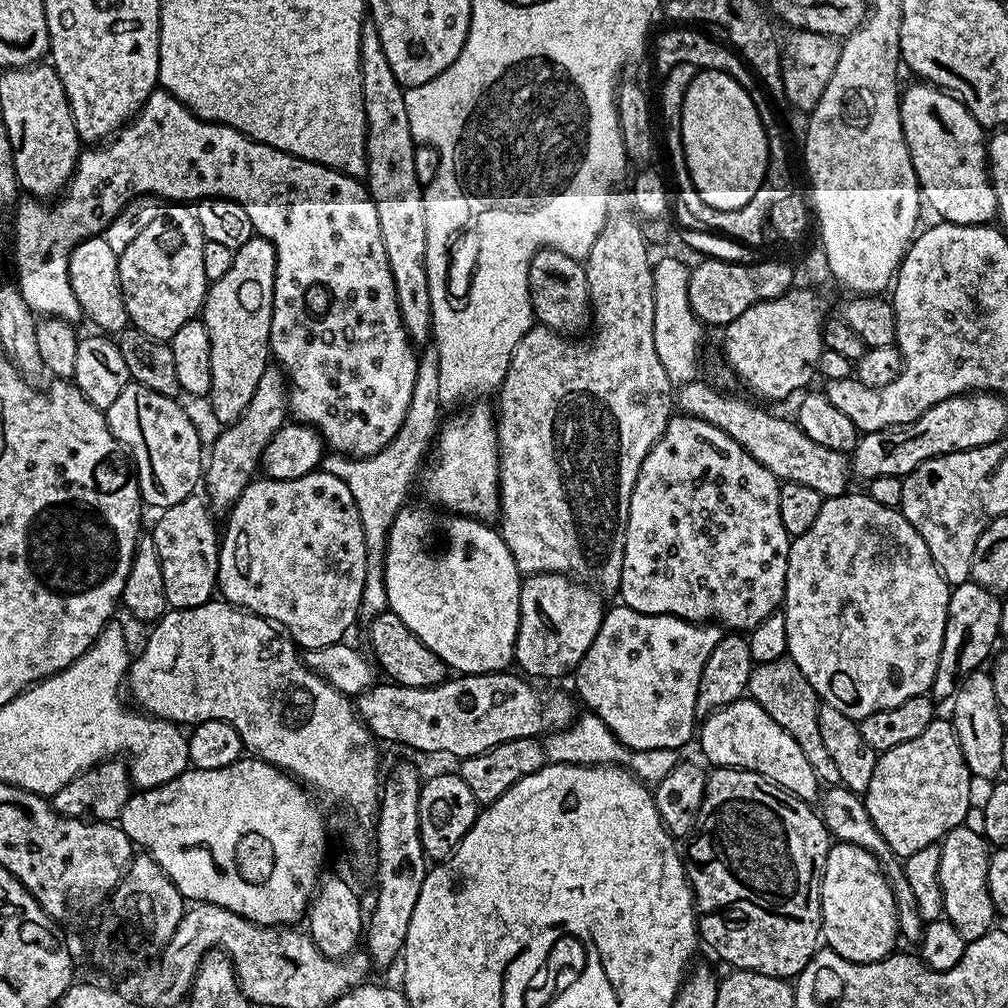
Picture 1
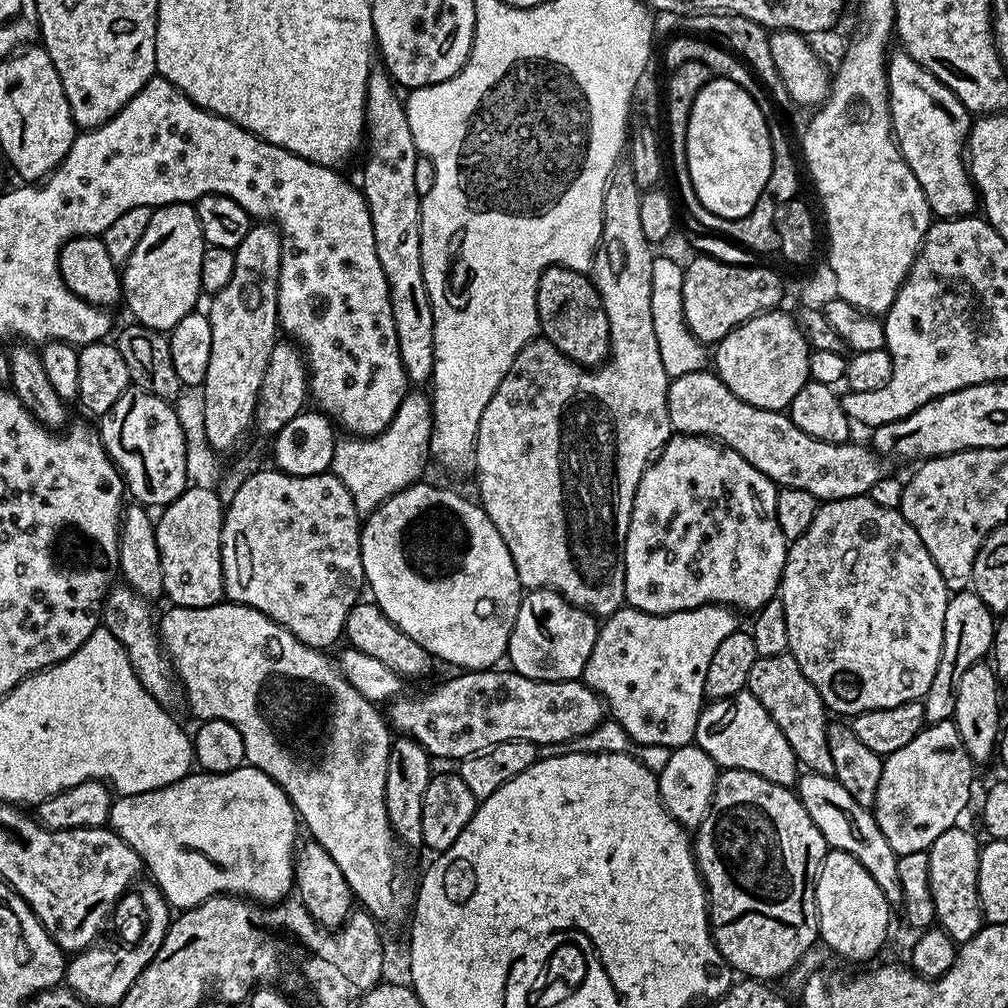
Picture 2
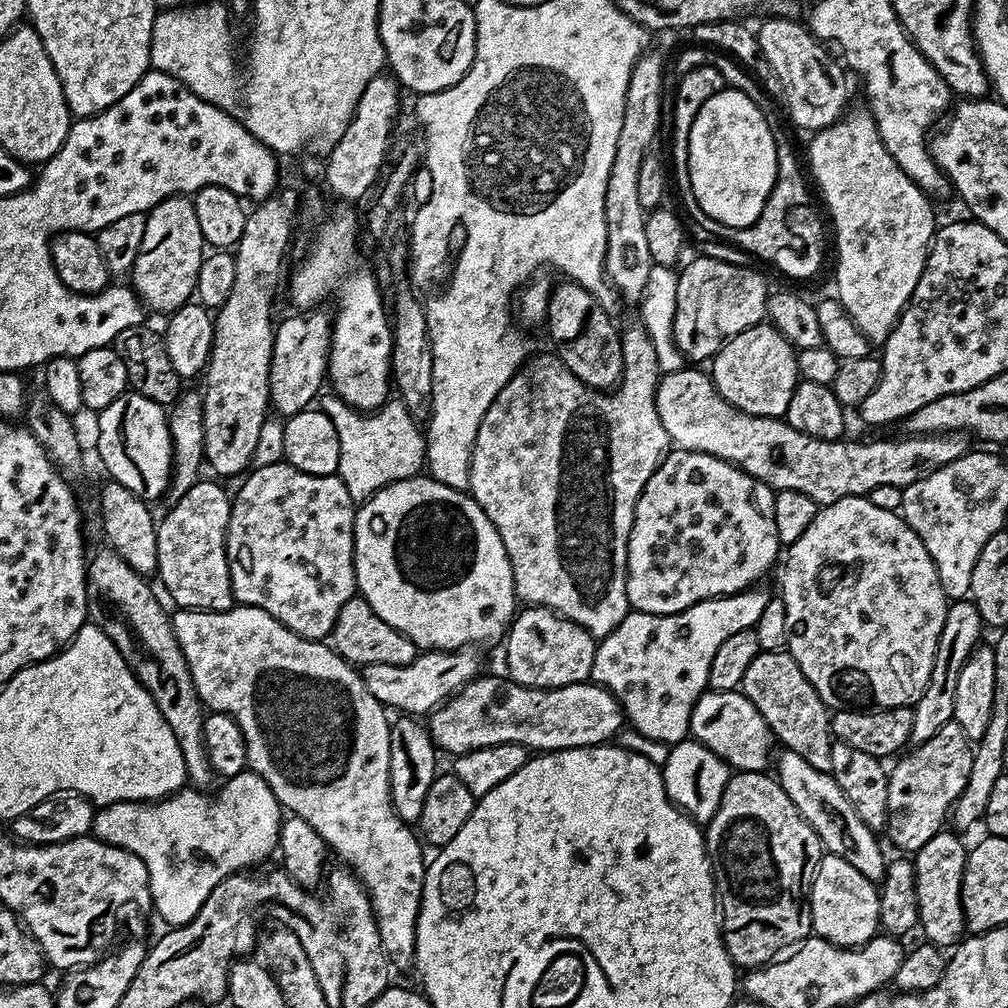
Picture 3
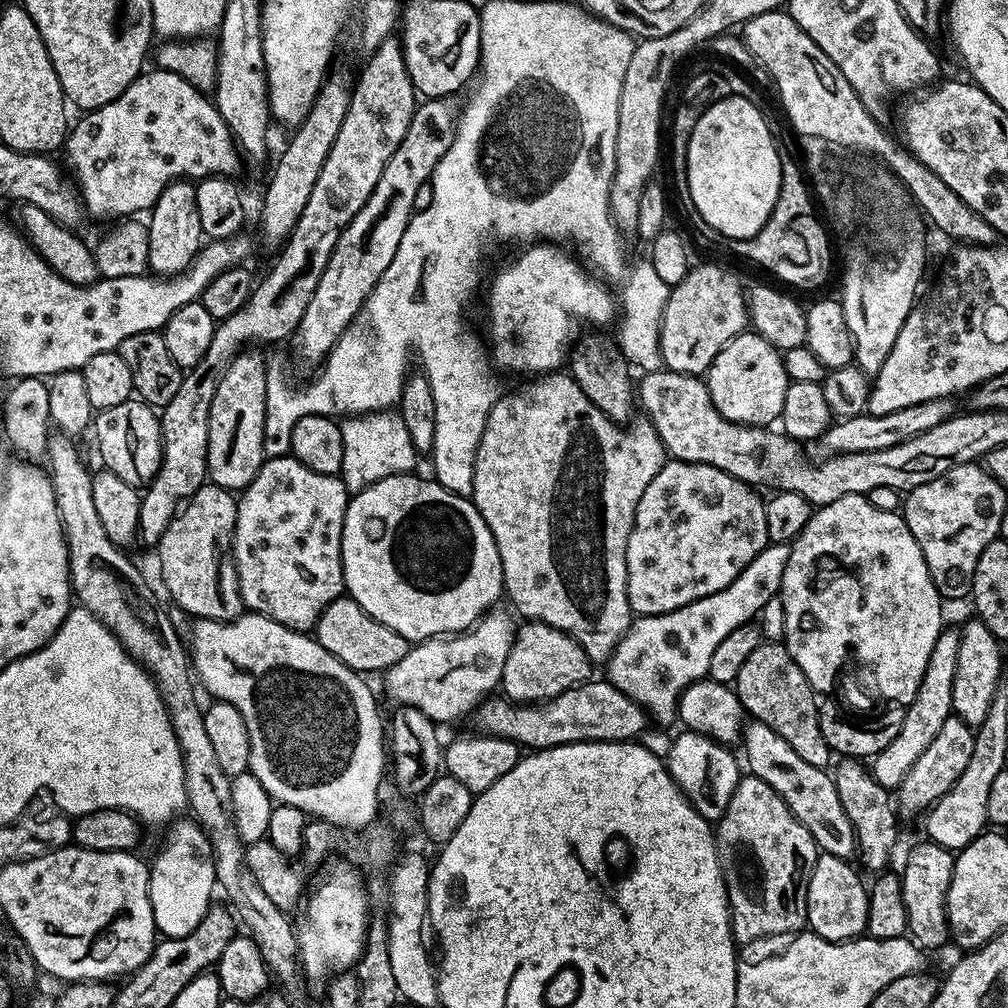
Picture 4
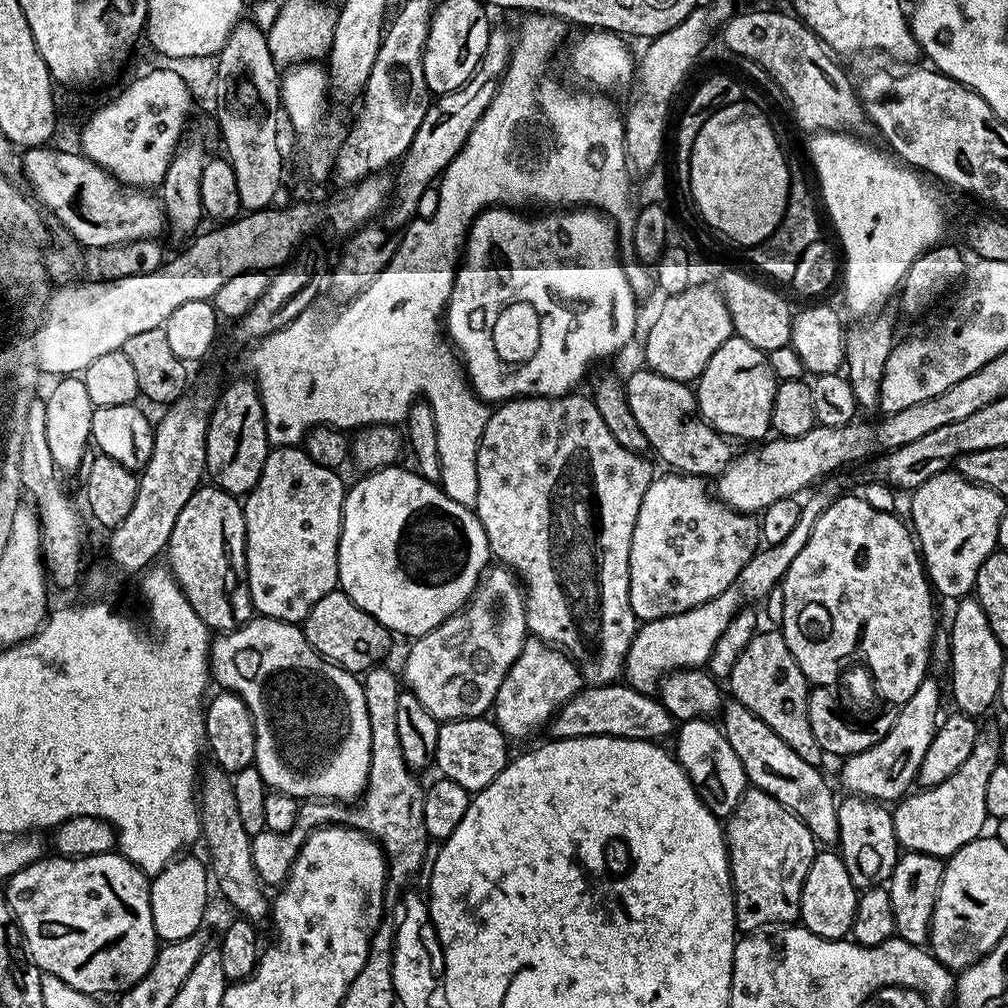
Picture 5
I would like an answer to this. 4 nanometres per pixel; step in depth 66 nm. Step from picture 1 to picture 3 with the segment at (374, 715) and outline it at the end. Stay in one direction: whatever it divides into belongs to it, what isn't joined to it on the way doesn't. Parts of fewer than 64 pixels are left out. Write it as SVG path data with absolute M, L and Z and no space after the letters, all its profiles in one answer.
M481 674L444 701L427 717L426 723L441 753L459 754L495 744L521 744L523 748L543 754L607 744L619 737L626 717L614 694L600 684L585 682L557 688L527 688L504 674Z

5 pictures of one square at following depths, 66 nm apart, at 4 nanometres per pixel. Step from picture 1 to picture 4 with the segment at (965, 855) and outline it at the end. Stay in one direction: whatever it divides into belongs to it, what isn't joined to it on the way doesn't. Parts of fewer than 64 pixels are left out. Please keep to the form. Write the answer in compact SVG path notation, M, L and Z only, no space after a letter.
M923 842L916 844L908 852L904 860L904 872L899 873L904 883L904 901L906 902L906 918L911 939L921 949L940 948L950 940L948 930L948 891L950 878L954 874L956 858L951 848L943 848L940 844Z

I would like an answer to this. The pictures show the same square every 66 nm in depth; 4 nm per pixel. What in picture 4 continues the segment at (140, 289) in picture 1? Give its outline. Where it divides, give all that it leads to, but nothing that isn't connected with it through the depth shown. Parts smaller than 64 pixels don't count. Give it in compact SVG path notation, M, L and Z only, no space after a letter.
M184 178L168 184L163 194L152 205L151 216L152 220L147 221L148 237L150 238L149 269L164 278L185 272L202 247L196 184Z

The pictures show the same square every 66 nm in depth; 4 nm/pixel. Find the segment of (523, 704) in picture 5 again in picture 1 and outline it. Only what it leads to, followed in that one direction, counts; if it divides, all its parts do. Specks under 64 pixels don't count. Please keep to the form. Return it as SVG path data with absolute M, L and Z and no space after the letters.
M537 572L520 581L520 621L516 635L515 663L525 677L564 676L582 662L606 611L597 589L563 576L561 572Z

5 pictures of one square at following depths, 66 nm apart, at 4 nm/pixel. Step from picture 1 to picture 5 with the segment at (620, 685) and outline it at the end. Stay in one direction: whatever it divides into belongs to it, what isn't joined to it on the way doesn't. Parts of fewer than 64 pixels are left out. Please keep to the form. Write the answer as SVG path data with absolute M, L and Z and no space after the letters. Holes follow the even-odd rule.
M815 492L811 493L813 496L808 501L805 499L801 503L800 517L793 532L783 542L761 547L754 553L748 565L740 572L738 587L730 587L722 594L682 614L646 620L637 627L636 636L630 642L630 650L626 654L622 673L623 679L631 688L652 694L657 691L660 681L669 672L678 672L686 668L703 669L707 665L710 654L714 650L714 642L722 638L722 630L730 626L730 622L745 601L752 600L755 596L768 597L770 592L783 581L790 562L794 562L794 558L798 558L798 553L802 551L802 546L806 546L806 541L814 530L814 522L818 522L818 518L827 510L830 503L830 496L826 493ZM743 595L748 600L744 600Z

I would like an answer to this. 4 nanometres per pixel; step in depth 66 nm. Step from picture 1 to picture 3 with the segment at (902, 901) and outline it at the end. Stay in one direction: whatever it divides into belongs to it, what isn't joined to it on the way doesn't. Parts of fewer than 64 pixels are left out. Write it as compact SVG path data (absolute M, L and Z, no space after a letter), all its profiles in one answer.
M785 749L781 753L776 770L777 780L807 824L818 834L821 847L829 855L845 858L850 866L854 866L872 883L883 881L888 860L876 838L877 833L858 817L831 773L816 770L793 751Z

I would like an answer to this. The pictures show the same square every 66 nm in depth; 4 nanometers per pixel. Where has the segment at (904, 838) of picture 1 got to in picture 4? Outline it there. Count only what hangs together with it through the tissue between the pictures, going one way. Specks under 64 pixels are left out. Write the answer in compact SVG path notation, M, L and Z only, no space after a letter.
M953 714L946 718L944 728L934 742L926 750L922 750L922 758L910 766L910 774L902 778L899 788L894 792L894 803L901 821L912 820L932 807L958 782L962 770L966 770L966 762L970 762L970 754L974 754L974 732L959 716Z

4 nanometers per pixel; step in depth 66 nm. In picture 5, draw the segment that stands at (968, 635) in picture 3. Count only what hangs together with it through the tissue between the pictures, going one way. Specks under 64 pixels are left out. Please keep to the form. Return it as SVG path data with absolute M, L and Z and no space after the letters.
M925 678L911 698L899 705L894 726L890 726L890 734L886 734L882 742L870 746L870 750L847 757L841 763L844 765L840 768L840 780L844 783L845 793L868 796L881 802L896 802L913 787L912 783L917 783L922 758L926 758L926 750L930 750L930 742L942 720L940 684L932 679Z

